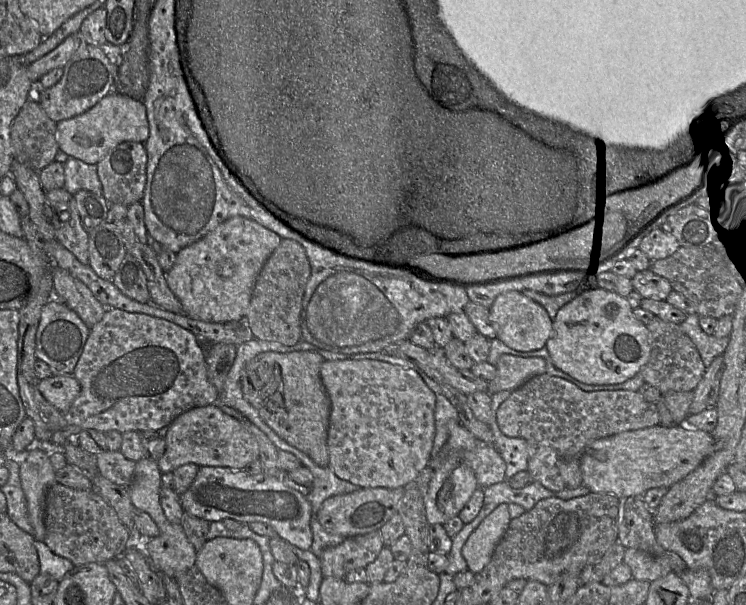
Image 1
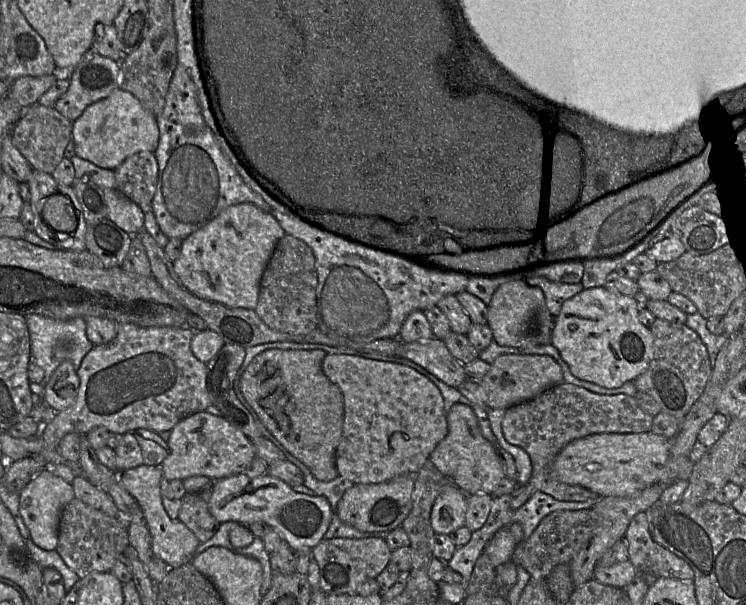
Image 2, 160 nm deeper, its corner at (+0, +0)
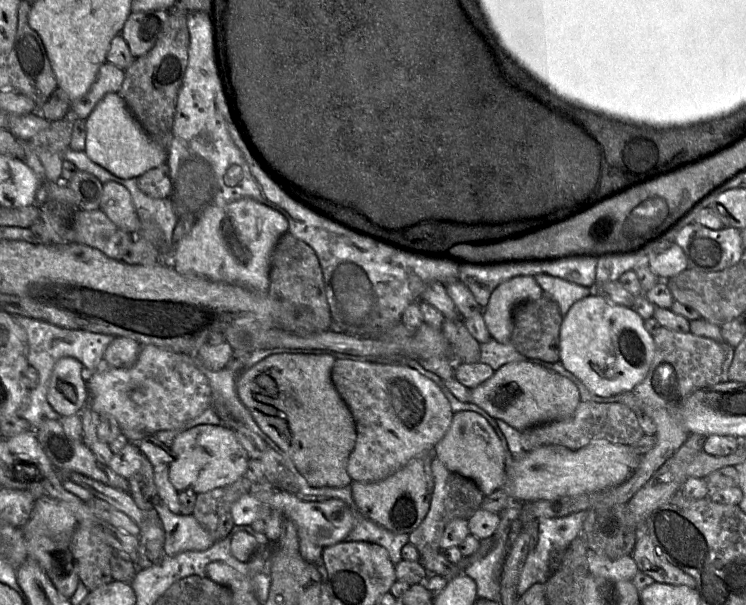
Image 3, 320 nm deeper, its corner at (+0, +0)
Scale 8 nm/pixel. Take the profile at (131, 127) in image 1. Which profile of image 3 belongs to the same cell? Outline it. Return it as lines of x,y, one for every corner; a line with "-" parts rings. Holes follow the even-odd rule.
118,93
106,94
86,118
84,152
91,161
122,179
138,178
167,160
167,152
148,137

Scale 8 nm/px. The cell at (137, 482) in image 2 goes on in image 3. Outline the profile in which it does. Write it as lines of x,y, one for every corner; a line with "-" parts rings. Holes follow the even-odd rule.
158,494
153,498
153,506
164,530
165,556
190,550
206,550
216,542
193,515
173,513

